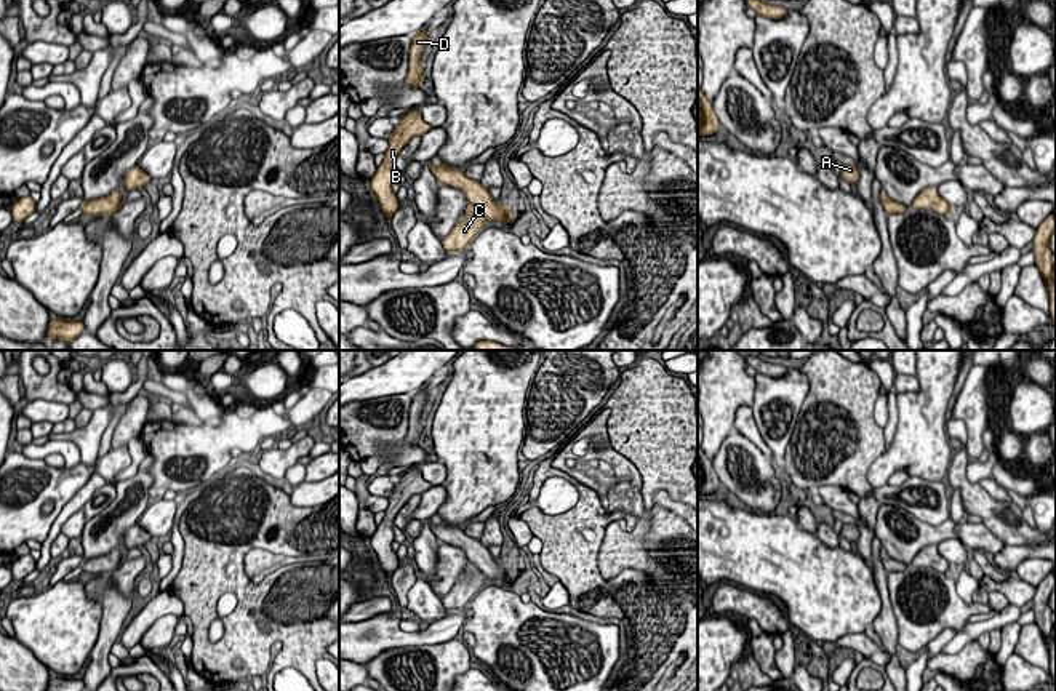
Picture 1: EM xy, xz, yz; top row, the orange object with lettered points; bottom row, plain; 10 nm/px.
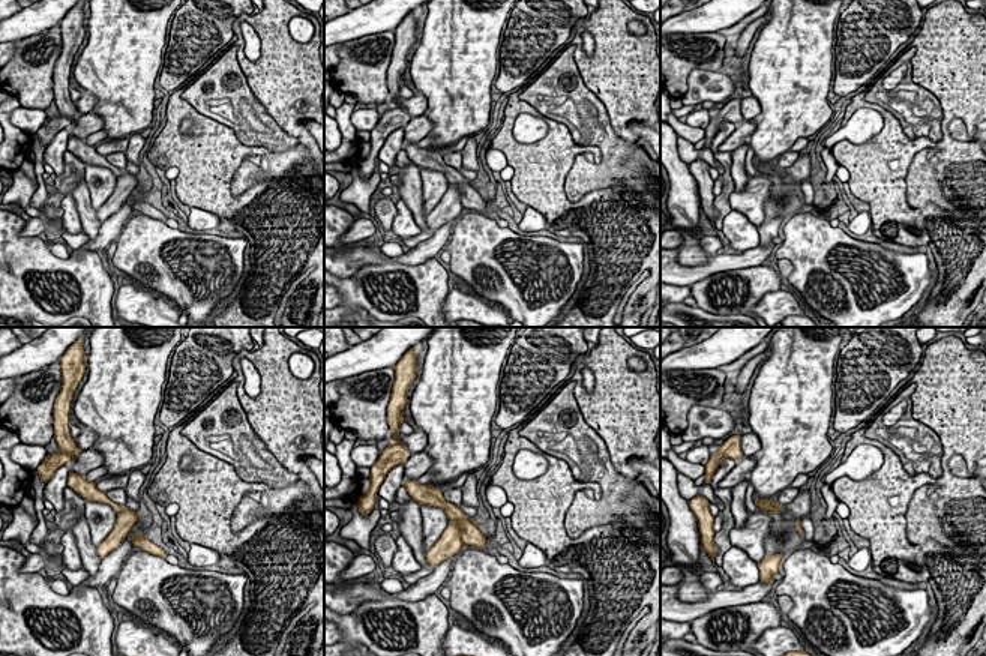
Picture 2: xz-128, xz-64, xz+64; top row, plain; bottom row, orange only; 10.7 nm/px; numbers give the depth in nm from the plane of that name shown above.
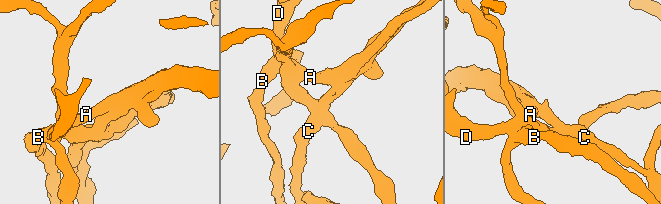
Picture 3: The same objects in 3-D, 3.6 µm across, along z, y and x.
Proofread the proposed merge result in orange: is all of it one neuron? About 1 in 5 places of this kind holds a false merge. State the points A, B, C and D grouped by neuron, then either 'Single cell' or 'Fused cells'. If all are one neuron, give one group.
Groups: A B C D. Single cell

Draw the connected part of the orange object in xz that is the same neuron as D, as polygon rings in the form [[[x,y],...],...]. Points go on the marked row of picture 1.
[[[424,30],[424,32],[418,32],[413,35],[413,43],[411,43],[411,50],[410,50],[410,69],[408,69],[408,75],[406,75],[406,83],[411,85],[413,88],[421,88],[421,82],[422,82],[422,70],[424,66],[421,62],[421,56],[424,48],[427,46],[427,38],[432,34]]]

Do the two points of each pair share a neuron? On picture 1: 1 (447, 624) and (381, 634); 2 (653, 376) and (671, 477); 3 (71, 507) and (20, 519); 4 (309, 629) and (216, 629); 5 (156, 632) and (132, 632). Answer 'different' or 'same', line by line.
1: same
2: same
3: different
4: different
5: different

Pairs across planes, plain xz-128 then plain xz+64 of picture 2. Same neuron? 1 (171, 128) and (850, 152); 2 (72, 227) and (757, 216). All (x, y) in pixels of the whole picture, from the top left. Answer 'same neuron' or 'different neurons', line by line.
1: same neuron
2: different neurons

